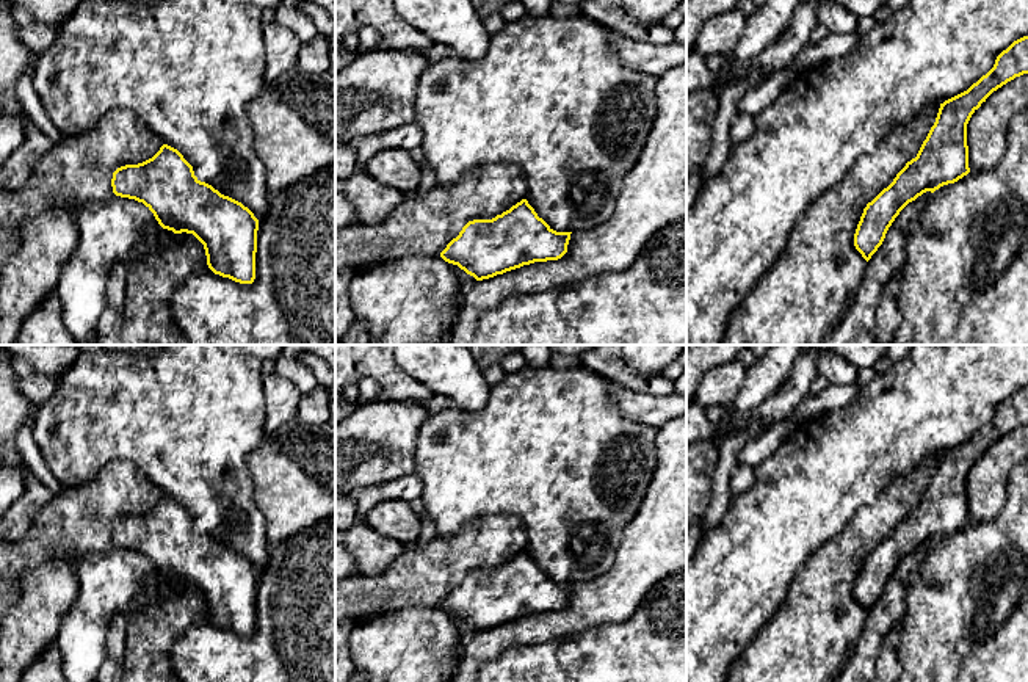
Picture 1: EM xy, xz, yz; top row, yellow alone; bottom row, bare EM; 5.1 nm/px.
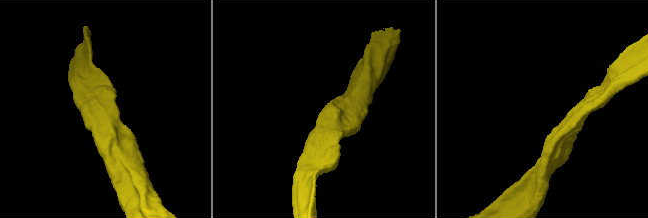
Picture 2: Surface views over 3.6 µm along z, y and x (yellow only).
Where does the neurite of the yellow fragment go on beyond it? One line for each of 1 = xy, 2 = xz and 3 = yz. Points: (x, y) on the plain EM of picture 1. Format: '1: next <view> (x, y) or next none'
1: next xy (79, 521)
2: next xz (423, 576)
3: next yz (810, 637)

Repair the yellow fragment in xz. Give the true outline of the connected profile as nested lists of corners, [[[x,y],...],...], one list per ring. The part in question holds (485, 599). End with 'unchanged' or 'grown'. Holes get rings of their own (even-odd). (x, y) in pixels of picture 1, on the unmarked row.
[[[494,514],[478,517],[448,538],[434,538],[425,546],[409,544],[386,572],[378,575],[357,574],[335,582],[335,624],[342,621],[357,624],[411,607],[440,607],[476,632],[483,632],[534,613],[558,611],[567,604],[572,583],[556,583],[539,569],[525,550],[527,541],[527,528],[520,519]]] | grown

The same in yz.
[[[1028,387],[1003,401],[994,419],[967,442],[921,459],[907,473],[893,478],[876,502],[856,511],[849,524],[835,538],[823,544],[796,572],[787,599],[771,619],[757,632],[752,643],[732,665],[727,682],[834,682],[843,671],[860,638],[867,613],[882,596],[885,585],[900,563],[926,542],[934,544],[970,524],[967,475],[986,450],[1014,431],[1028,425]]] | grown

